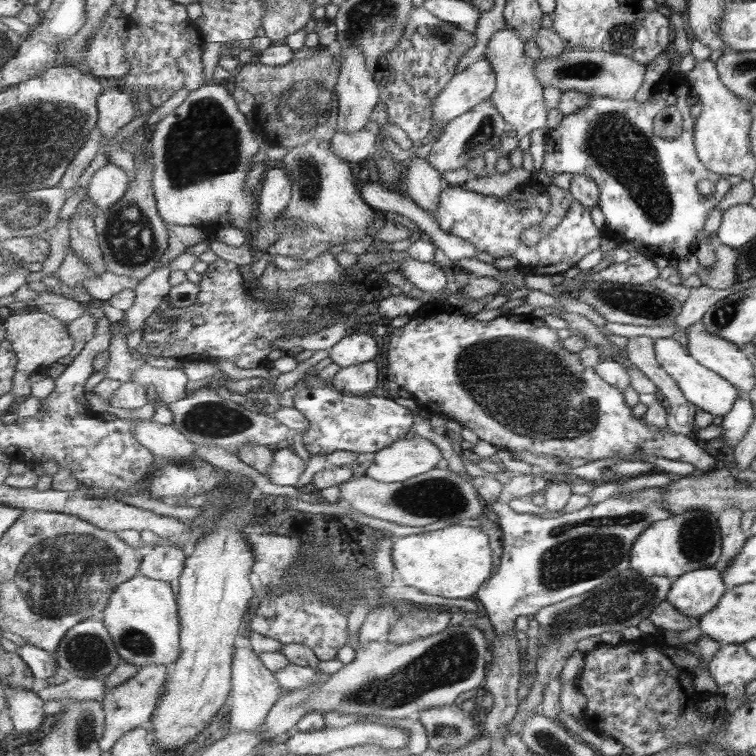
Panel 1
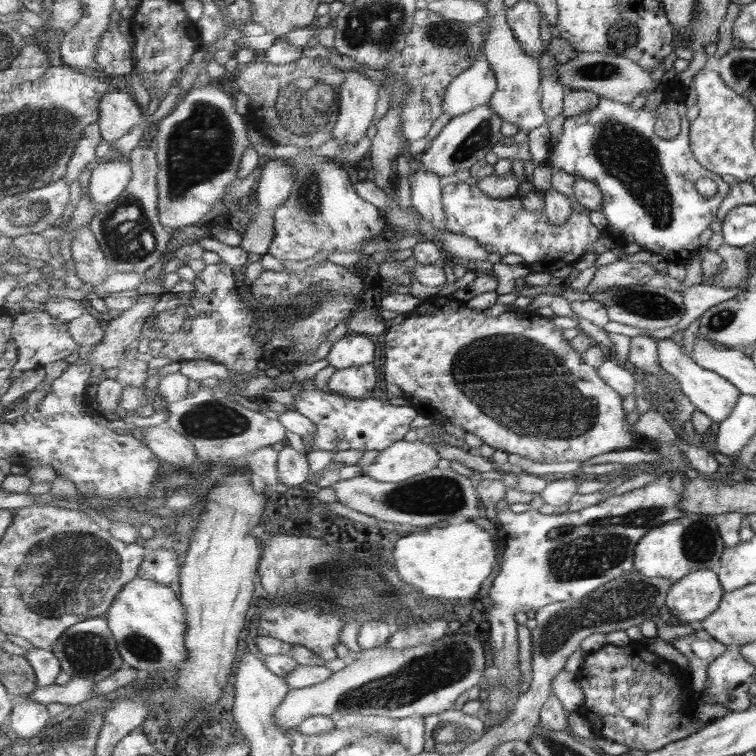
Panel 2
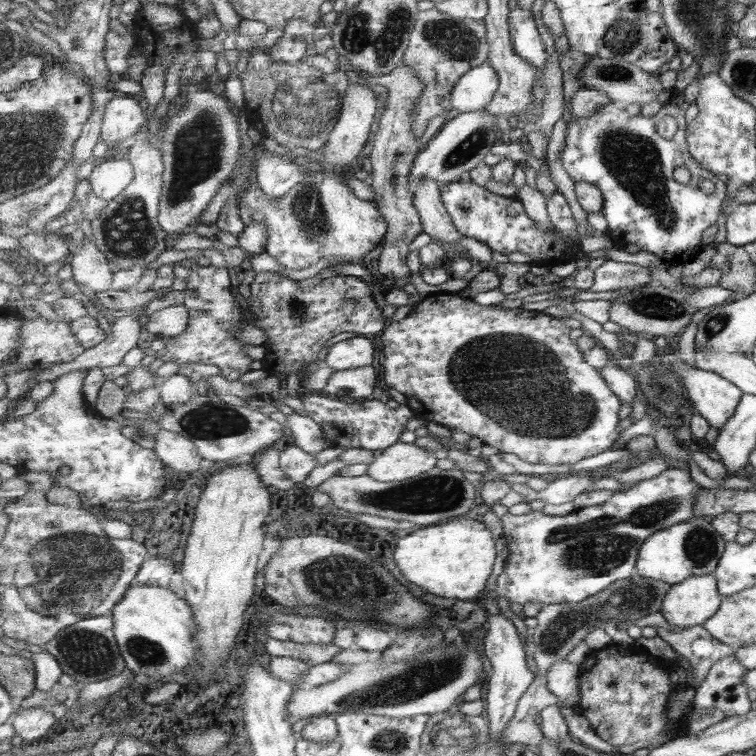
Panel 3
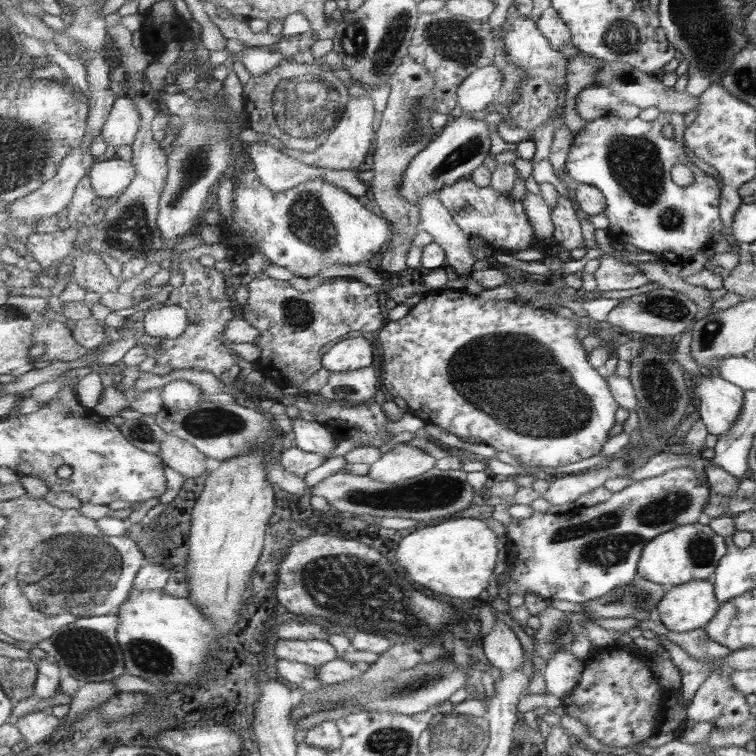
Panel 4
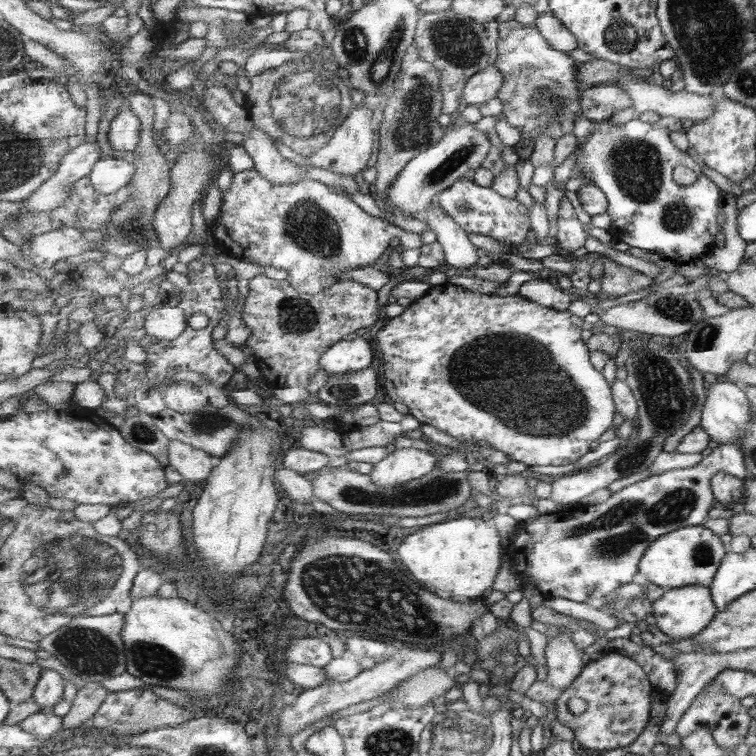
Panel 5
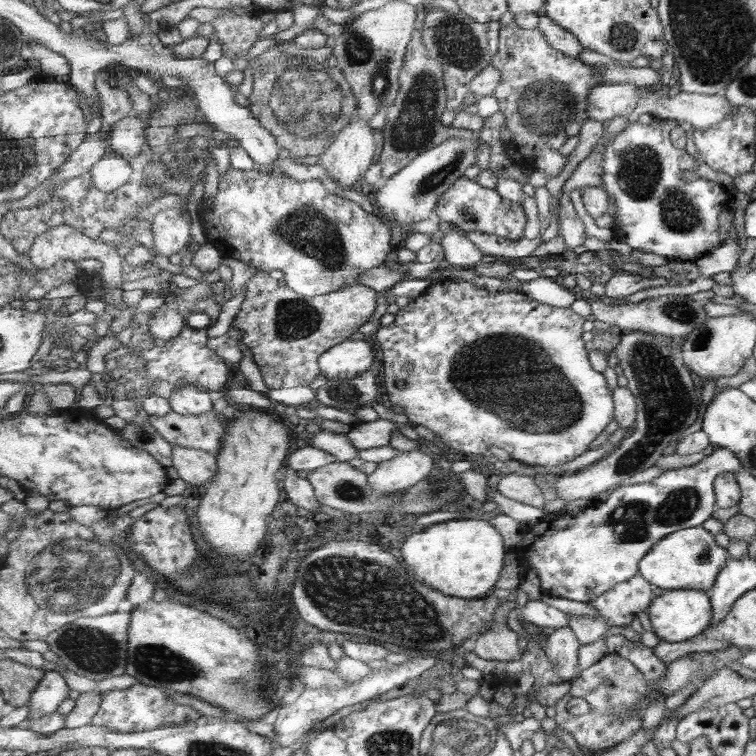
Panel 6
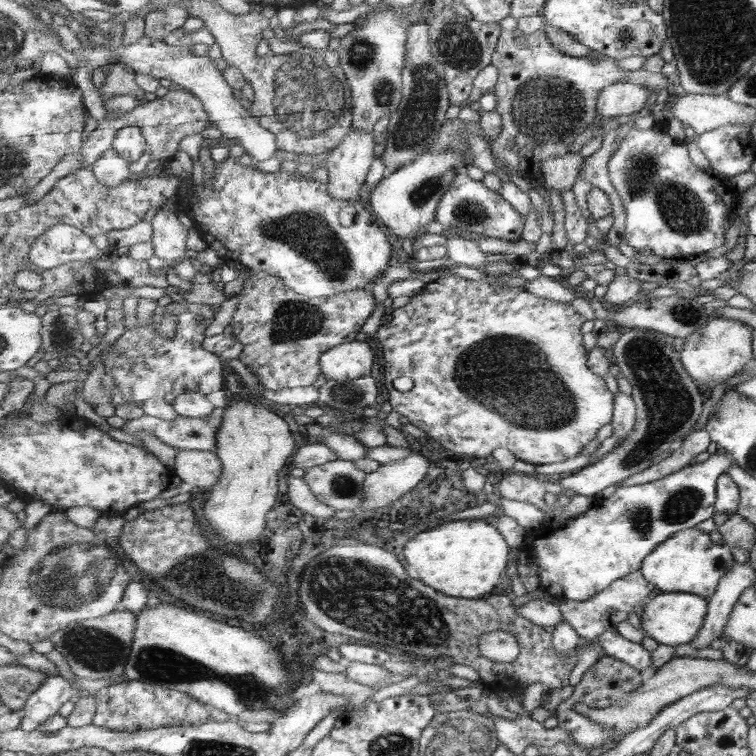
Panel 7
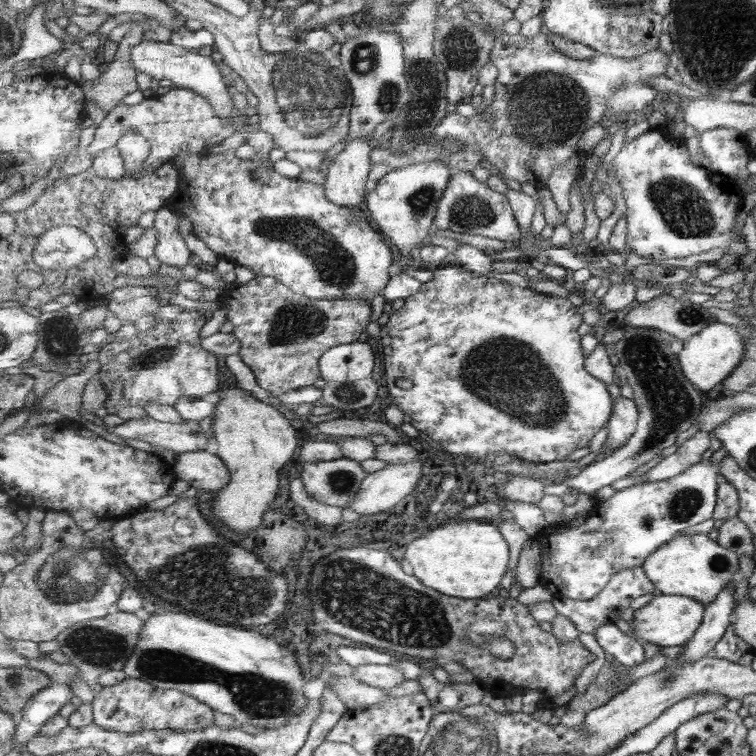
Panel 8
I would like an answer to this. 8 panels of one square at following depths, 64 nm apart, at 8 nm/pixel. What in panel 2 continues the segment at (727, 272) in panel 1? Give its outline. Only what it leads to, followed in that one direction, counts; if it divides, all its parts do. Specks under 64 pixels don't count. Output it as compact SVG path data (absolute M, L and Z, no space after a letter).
M721 244L717 252L722 257L725 268L721 268L718 276L711 277L708 283L721 288L747 288L749 268L747 268L747 254L743 252L744 249L729 244Z

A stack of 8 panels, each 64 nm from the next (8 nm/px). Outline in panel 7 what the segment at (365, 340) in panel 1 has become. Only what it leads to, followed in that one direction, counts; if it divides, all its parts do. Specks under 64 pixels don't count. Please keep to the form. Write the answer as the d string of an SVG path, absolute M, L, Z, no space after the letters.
M363 338L345 342L321 355L320 365L327 380L348 381L371 374L375 352Z

